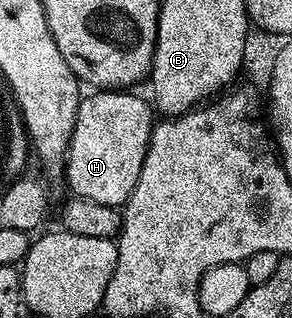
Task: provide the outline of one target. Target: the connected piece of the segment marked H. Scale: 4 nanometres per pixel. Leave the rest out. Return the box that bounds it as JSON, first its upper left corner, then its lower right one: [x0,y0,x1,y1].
[64,91,156,207]

